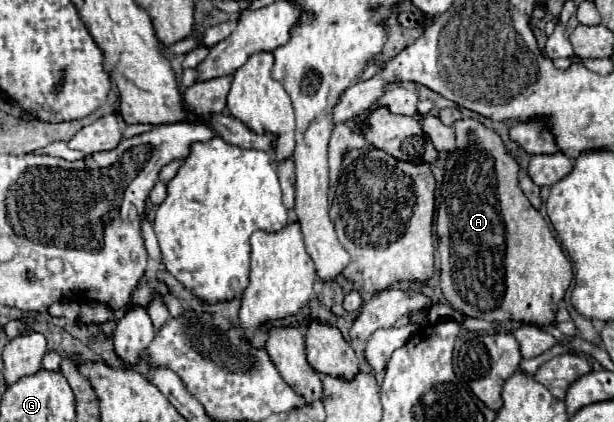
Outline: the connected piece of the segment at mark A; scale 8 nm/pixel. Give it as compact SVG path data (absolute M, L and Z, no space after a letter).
M463 118L453 124L455 150L445 158L441 200L437 208L437 236L441 258L441 290L453 310L471 318L485 320L521 320L525 324L553 324L557 304L563 300L571 280L573 266L557 244L545 218L531 206L519 188L519 162L507 152L501 136L475 118Z

